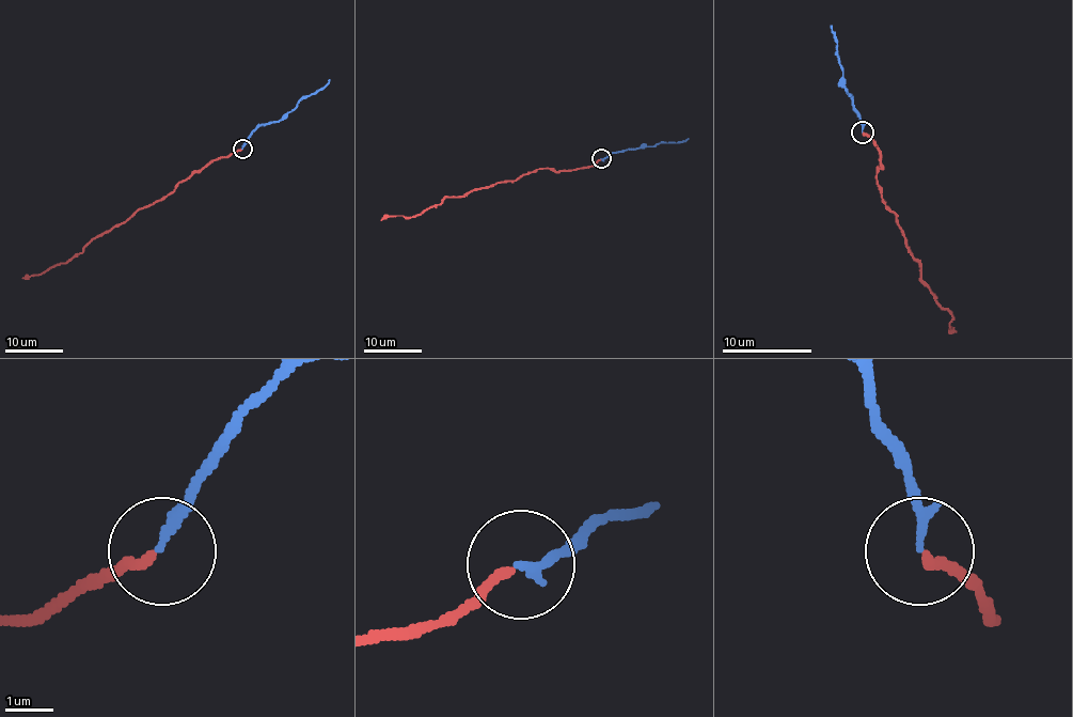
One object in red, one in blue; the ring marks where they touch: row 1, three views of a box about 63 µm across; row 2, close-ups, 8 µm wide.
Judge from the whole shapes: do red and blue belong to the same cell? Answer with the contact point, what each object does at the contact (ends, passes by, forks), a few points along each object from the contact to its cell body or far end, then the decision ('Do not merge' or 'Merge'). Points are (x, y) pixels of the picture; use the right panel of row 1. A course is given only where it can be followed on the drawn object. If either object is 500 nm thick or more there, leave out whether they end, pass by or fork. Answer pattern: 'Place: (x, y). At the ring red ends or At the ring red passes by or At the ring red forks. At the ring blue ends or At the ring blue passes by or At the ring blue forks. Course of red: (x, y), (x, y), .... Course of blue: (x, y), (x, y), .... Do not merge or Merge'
Place: (862, 131). At the ring red ends. At the ring blue ends. Course of red: (864, 131), (879, 150), (881, 201), (956, 331). Course of blue: (862, 131), (858, 118), (846, 91), (832, 26). Merge

